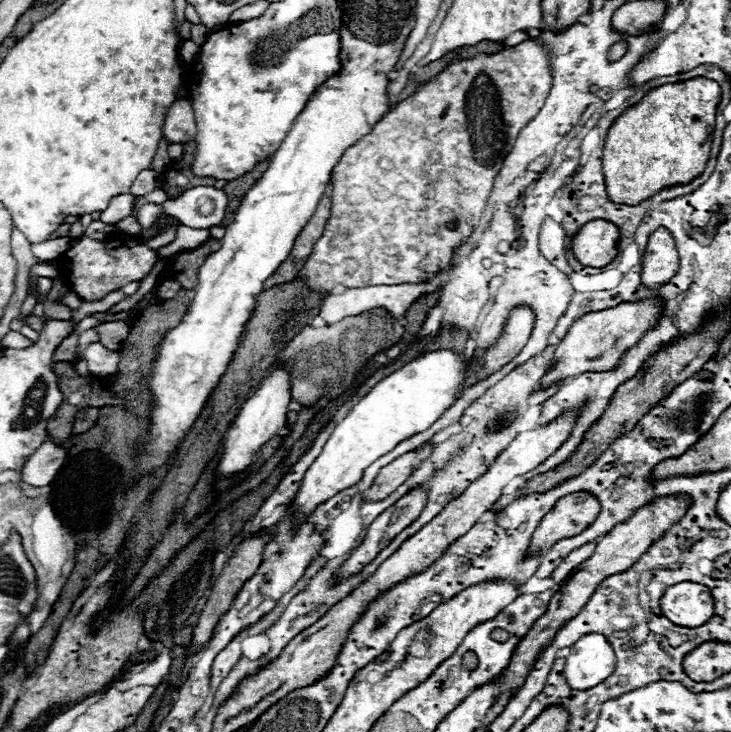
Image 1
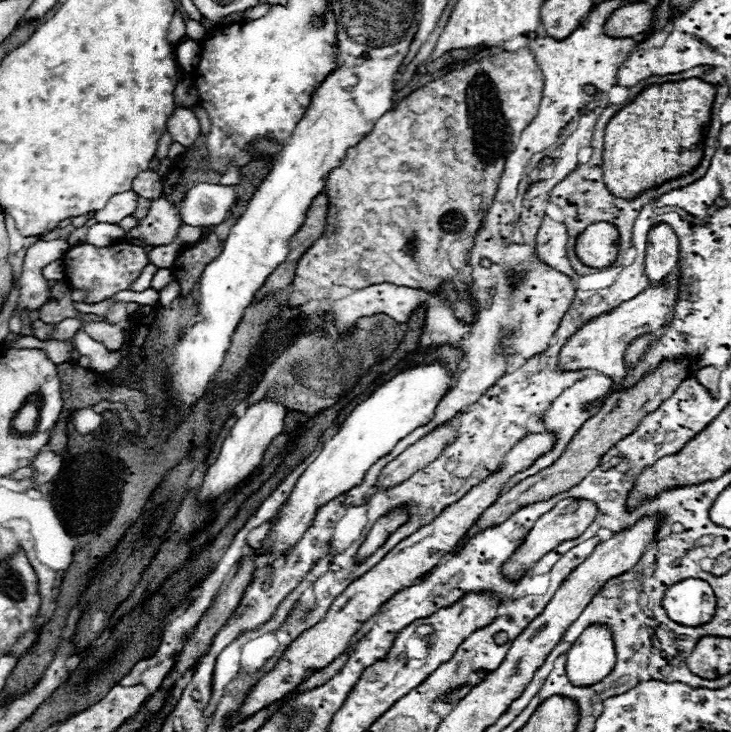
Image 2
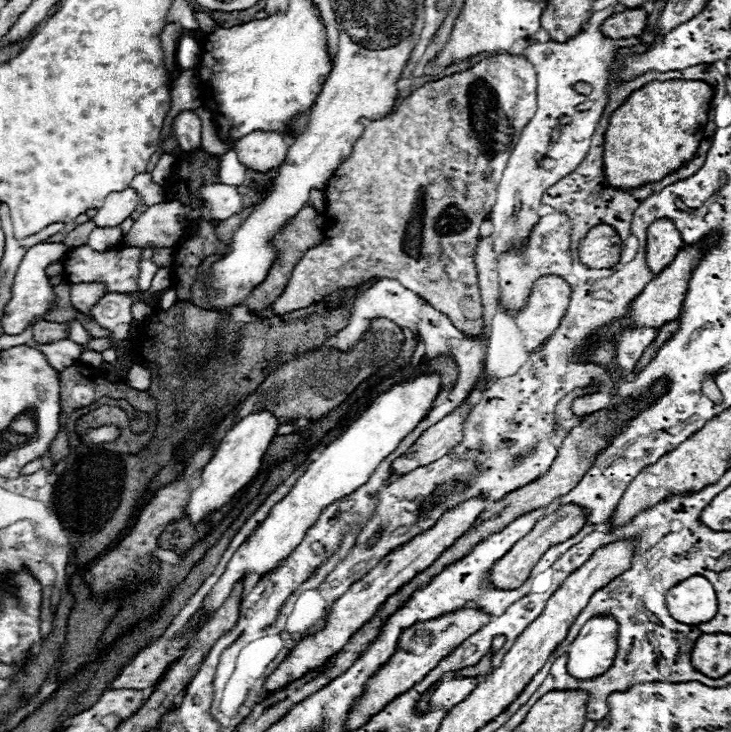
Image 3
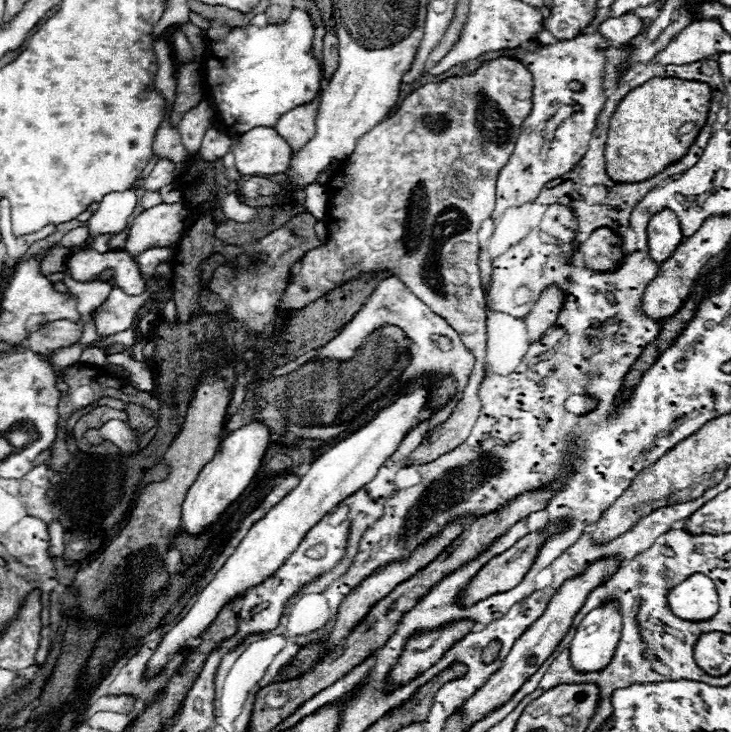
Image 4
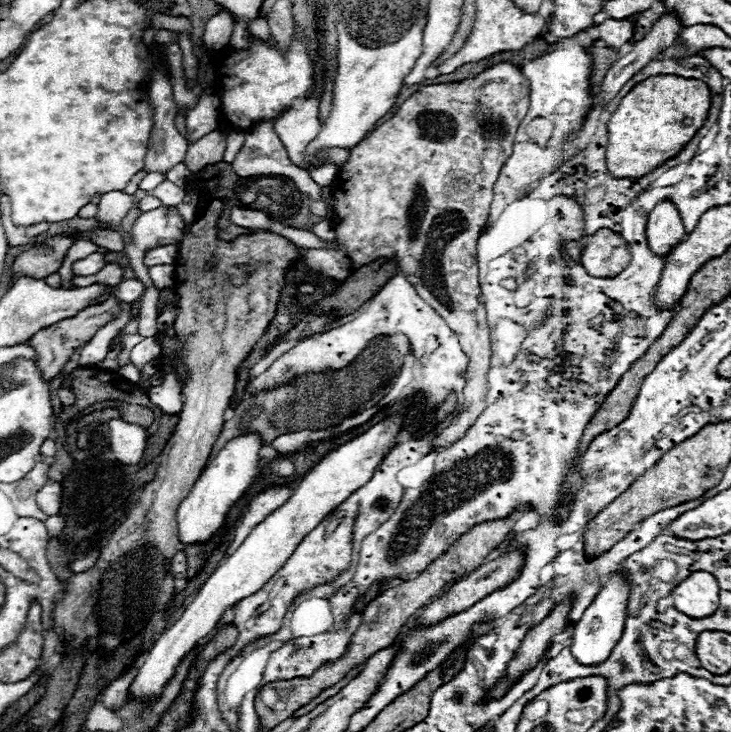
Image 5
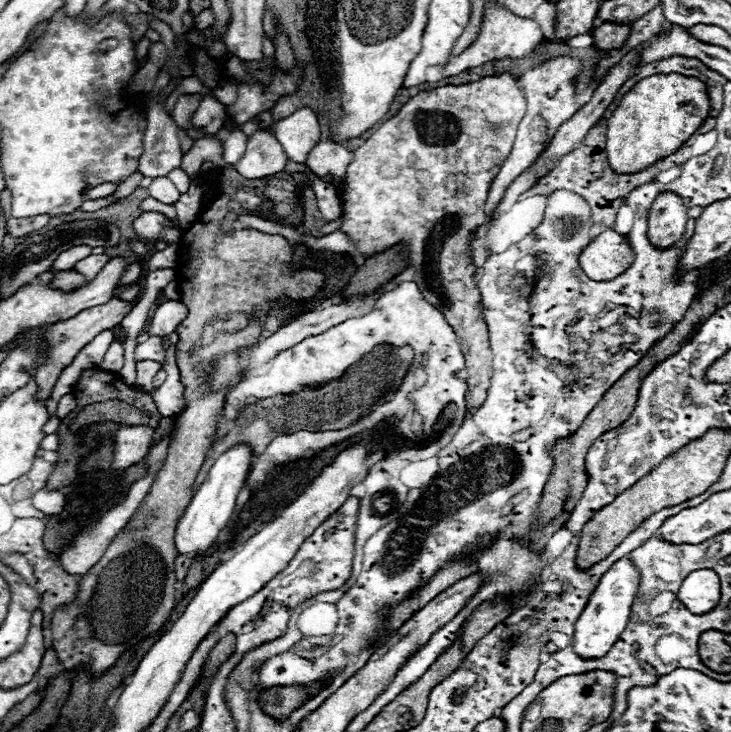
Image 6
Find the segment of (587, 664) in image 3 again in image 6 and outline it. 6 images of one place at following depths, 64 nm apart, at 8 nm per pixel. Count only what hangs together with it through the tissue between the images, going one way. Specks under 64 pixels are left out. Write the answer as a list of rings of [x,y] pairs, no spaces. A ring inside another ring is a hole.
[[[628,558],[614,562],[612,568],[602,576],[598,588],[590,596],[588,606],[584,608],[582,616],[576,620],[572,648],[580,658],[586,658],[586,660],[588,658],[602,658],[608,654],[608,650],[620,638],[620,634],[624,632],[624,628],[630,620],[630,606],[632,606],[634,596],[638,592],[638,580],[640,580],[640,574]]]

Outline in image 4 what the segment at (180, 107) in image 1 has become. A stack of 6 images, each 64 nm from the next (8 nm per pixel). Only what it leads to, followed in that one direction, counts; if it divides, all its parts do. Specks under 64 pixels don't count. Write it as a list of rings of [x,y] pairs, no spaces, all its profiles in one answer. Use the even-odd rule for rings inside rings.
[[[202,100],[196,108],[188,110],[182,120],[178,122],[176,130],[180,132],[182,144],[188,152],[196,152],[200,148],[202,136],[206,132],[206,128],[210,126],[210,120],[214,118],[214,106],[208,100]]]

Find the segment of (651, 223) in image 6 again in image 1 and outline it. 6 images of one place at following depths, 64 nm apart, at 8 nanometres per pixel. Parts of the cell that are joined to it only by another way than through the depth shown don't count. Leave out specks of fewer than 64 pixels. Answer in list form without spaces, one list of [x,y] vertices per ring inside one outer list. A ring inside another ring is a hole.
[[[666,228],[654,230],[642,258],[642,284],[650,290],[652,286],[664,286],[678,272],[678,266],[680,258],[672,234]]]

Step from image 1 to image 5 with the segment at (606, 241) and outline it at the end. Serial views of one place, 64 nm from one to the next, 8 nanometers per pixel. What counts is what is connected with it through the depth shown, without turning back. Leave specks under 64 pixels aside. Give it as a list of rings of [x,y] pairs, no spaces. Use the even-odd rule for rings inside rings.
[[[596,230],[582,252],[582,266],[592,276],[616,276],[630,262],[626,240],[608,230]]]

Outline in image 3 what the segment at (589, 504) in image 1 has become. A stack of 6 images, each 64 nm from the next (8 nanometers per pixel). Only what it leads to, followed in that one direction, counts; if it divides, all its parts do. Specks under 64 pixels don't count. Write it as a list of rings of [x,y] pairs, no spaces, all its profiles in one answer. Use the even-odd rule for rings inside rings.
[[[576,504],[558,506],[552,514],[542,518],[522,540],[518,540],[514,544],[514,548],[506,556],[502,556],[502,560],[498,560],[498,564],[494,564],[494,568],[490,572],[490,582],[496,588],[502,588],[502,590],[514,590],[514,588],[522,586],[524,580],[530,576],[530,570],[534,568],[534,564],[540,560],[540,556],[550,546],[554,546],[558,542],[564,542],[564,540],[572,538],[574,534],[578,534],[582,530],[584,522],[586,522],[586,512],[580,506],[576,506]]]

